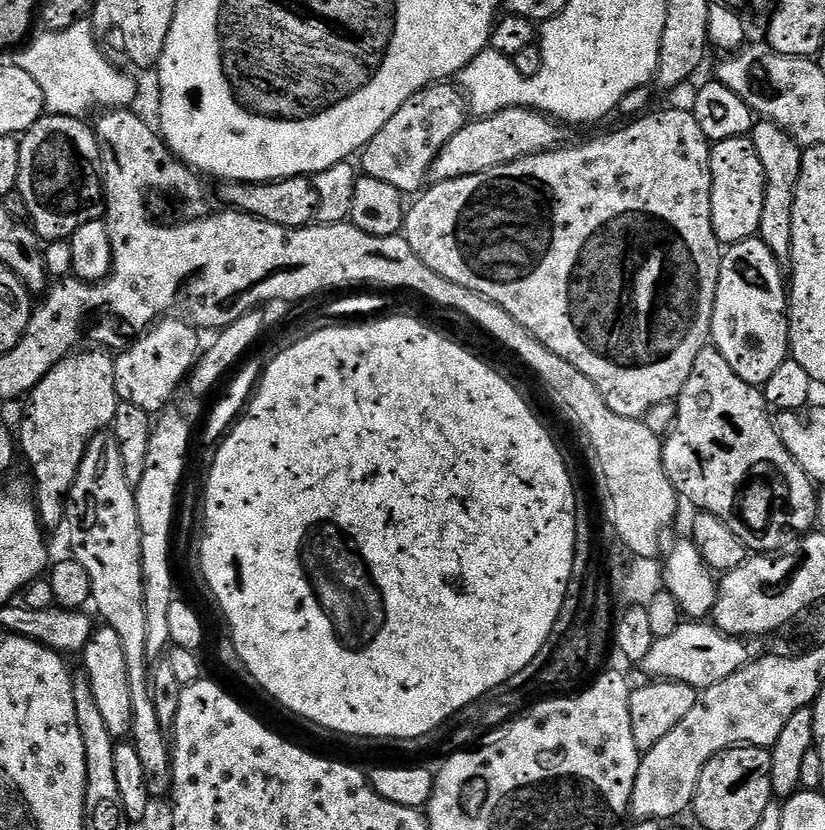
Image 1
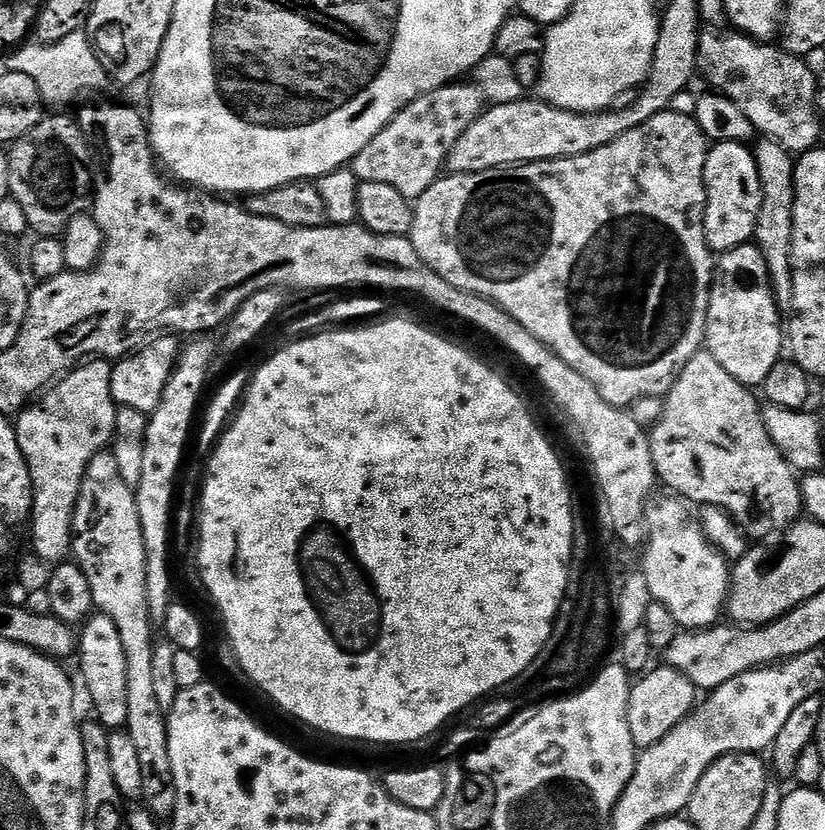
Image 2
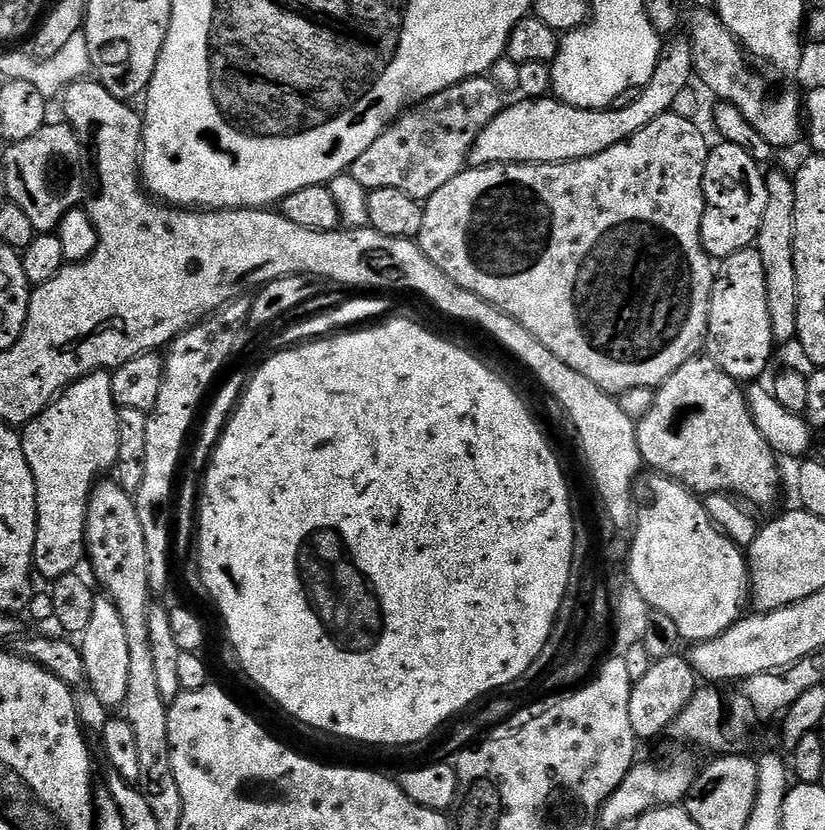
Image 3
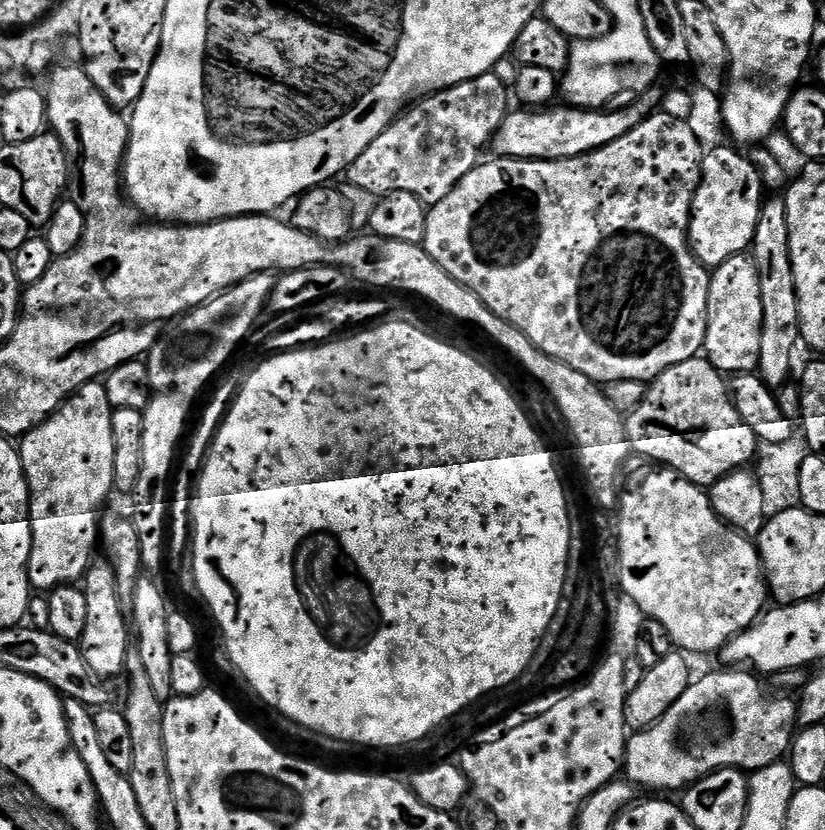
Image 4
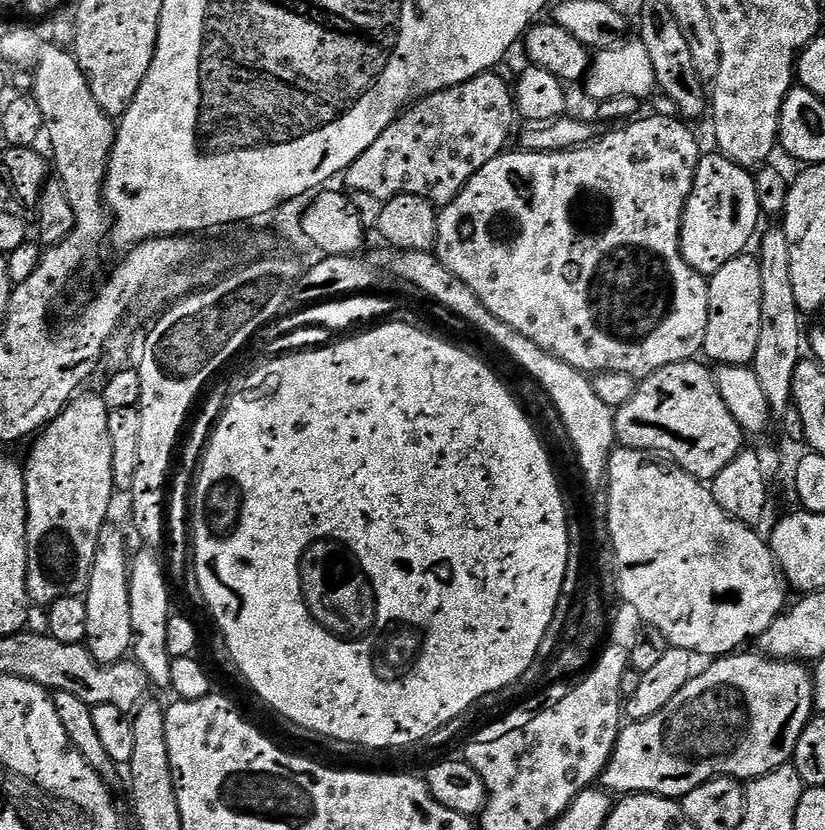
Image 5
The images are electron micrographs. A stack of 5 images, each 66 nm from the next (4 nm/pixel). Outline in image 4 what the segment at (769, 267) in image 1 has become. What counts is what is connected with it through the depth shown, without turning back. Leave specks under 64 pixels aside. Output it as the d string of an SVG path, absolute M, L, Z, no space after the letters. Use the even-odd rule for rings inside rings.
M741 254L722 262L711 273L712 281L708 291L708 325L706 326L706 338L704 339L704 352L706 359L722 374L752 374L759 369L758 354L762 343L762 289L758 287L758 266L752 260L751 255Z

